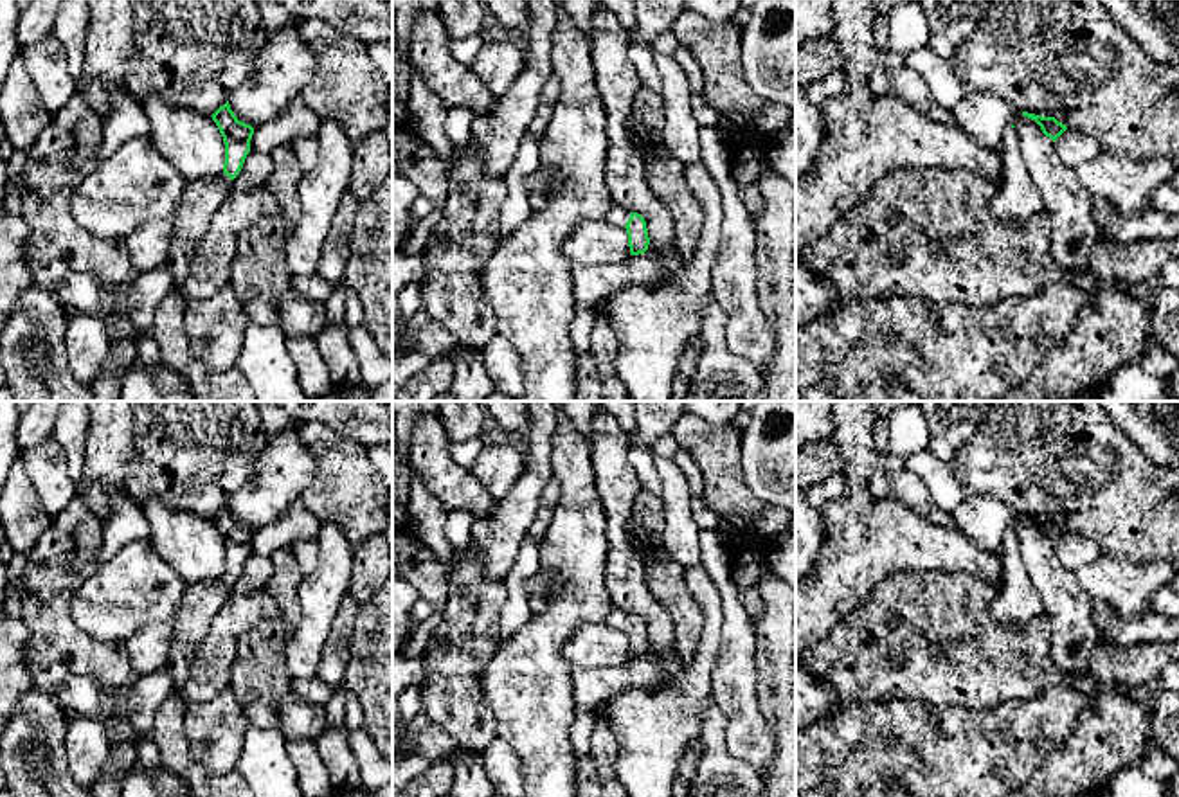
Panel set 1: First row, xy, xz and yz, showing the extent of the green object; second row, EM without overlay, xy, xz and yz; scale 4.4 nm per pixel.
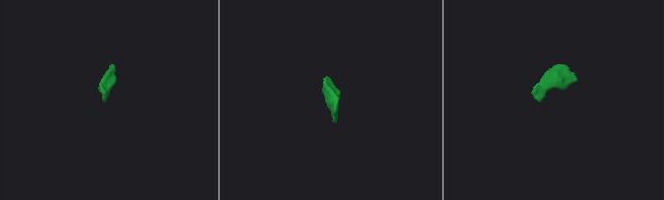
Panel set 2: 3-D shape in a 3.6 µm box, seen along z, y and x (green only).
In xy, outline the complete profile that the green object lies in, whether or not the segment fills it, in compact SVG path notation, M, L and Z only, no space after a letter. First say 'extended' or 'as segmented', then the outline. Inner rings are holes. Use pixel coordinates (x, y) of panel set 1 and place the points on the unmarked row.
extended; M229 504L211 520L225 547L223 578L218 581L189 585L184 594L180 612L171 624L173 639L167 657L167 669L176 689L185 684L196 648L203 640L212 619L232 596L232 583L239 578L243 565L250 556L254 531L234 518Z

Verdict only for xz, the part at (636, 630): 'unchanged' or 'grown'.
grown

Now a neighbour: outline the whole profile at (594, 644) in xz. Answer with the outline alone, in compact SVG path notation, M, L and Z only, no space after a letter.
M605 622L578 626L562 653L571 667L616 667L632 658L626 631Z

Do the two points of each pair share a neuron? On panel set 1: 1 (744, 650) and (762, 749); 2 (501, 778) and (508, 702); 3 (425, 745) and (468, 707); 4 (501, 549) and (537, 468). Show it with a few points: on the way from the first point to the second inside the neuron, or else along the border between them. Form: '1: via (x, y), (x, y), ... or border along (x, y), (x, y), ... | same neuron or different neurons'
1: via (742, 675), (744, 724) | same neuron
2: border along (497, 734), (517, 756), (522, 776) | different neurons
3: border along (432, 722), (459, 747) | different neurons
4: via (504, 529), (528, 488) | same neuron

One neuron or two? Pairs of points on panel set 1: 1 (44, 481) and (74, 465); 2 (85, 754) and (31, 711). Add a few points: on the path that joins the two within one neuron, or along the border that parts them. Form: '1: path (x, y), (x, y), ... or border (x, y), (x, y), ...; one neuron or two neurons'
1: border (53, 438), (63, 450), (67, 474), (76, 483); two neurons
2: border (65, 713), (65, 761), (72, 778); two neurons

